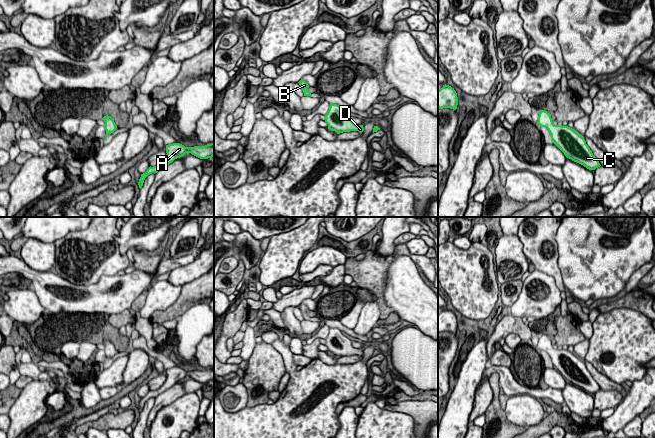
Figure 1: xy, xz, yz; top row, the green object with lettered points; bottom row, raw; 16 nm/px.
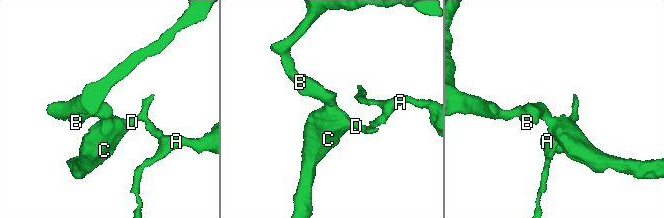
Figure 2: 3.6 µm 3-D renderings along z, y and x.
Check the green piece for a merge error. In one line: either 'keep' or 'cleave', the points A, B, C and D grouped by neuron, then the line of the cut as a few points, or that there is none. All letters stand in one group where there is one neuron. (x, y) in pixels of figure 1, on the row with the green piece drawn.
keep; groups A B C D; cut none

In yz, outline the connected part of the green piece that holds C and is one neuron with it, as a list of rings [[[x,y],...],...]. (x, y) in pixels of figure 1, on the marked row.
[[[540,110],[537,123],[541,127],[548,129],[551,135],[551,141],[564,155],[574,162],[577,162],[589,170],[595,170],[600,167],[598,159],[586,144],[582,135],[568,126],[554,125],[551,115]]]

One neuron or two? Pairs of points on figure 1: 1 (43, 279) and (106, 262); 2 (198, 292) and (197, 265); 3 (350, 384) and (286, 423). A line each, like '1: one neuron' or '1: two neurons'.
1: two neurons
2: two neurons
3: one neuron

